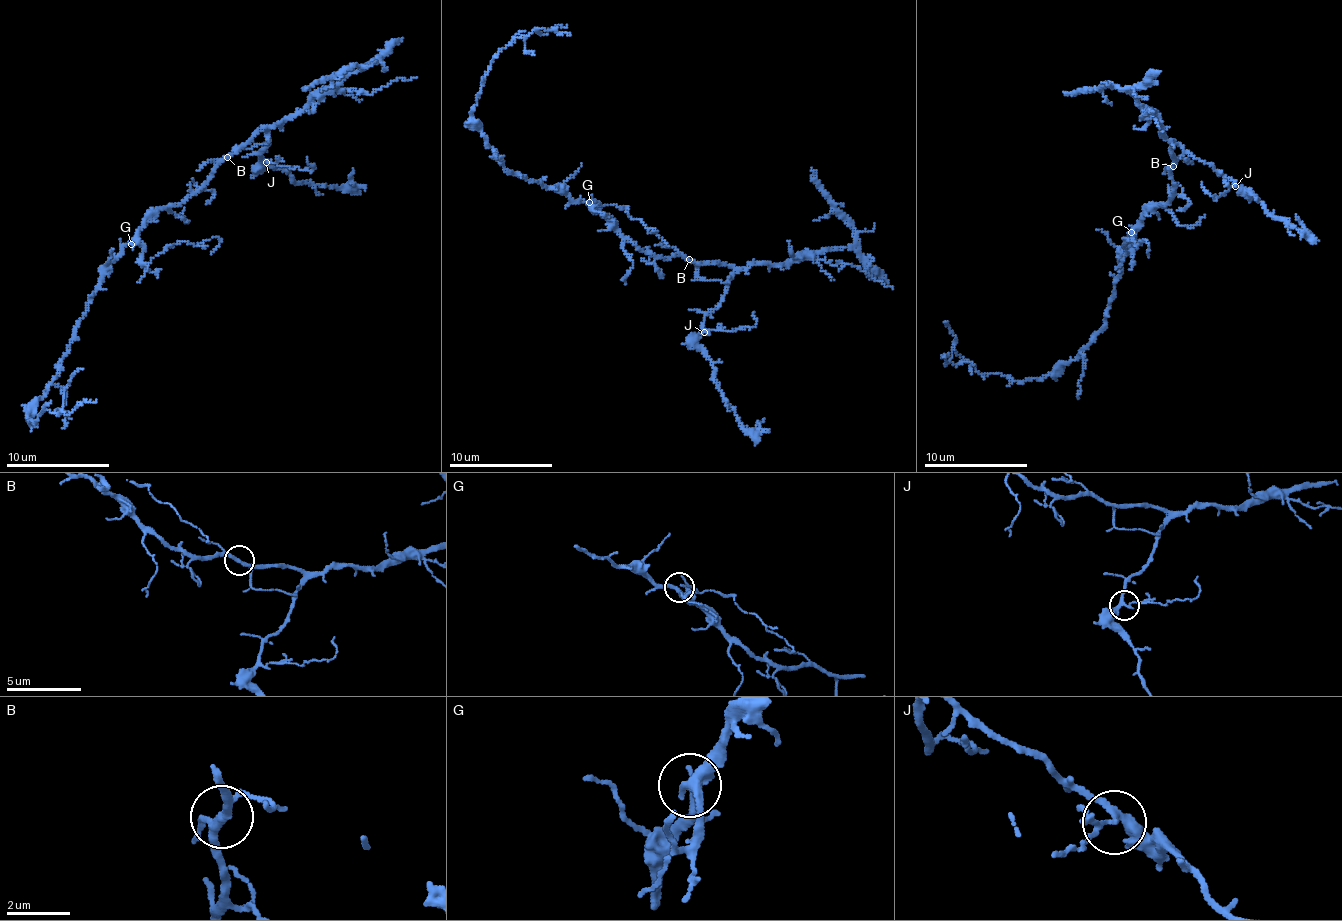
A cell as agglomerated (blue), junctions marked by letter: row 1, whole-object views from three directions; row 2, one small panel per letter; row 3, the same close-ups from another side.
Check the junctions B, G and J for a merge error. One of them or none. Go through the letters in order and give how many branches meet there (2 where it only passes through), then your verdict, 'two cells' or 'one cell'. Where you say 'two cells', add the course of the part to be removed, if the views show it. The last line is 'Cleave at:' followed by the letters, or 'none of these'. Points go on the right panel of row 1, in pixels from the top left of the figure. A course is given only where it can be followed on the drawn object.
B: 4 branches meet; one cell
G: 4 branches meet; one cell
J: 4 branches meet; one cell
Cleave at: none of these

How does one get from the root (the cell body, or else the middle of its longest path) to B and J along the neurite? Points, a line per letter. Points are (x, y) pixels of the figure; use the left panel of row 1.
B: (132, 238), (162, 210), (178, 206), (208, 179), (226, 156)
J: (132, 238), (162, 210), (178, 206), (236, 148), (252, 149), (265, 144), (270, 138), (259, 154), (266, 162)

